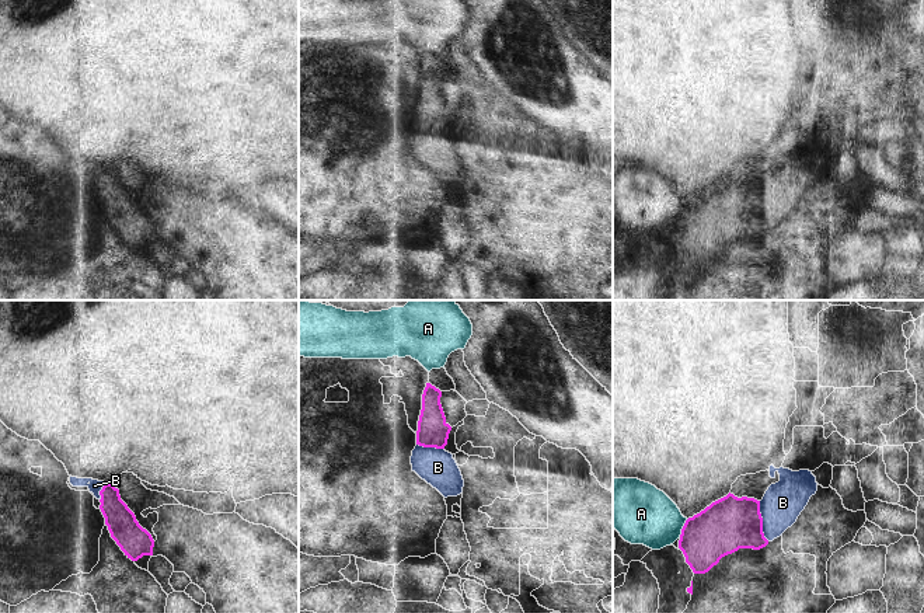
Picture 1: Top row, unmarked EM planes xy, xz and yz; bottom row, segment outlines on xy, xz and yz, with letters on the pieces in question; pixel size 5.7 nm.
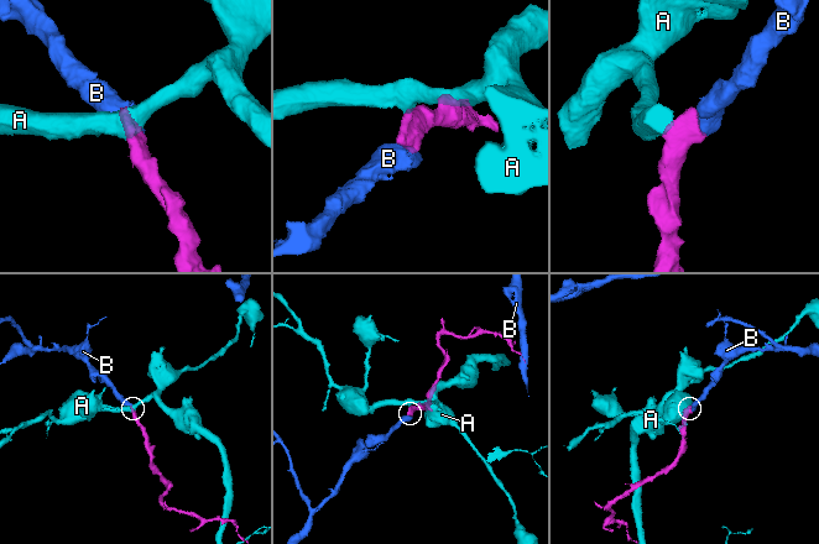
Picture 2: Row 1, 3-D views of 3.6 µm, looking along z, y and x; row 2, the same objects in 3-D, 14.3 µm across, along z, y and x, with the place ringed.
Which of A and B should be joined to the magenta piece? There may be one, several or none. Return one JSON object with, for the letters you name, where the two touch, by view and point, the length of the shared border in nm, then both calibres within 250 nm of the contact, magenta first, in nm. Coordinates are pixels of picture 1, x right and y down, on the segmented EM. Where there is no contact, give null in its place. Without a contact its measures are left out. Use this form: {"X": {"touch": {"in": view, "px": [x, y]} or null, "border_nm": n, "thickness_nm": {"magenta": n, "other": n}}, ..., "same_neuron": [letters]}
{"B": {"touch": {"in": "yz", "px": [762, 521]}, "border_nm": 240, "thickness_nm": {"magenta": 300, "other": 240}}, "same_neuron": ["B"]}

